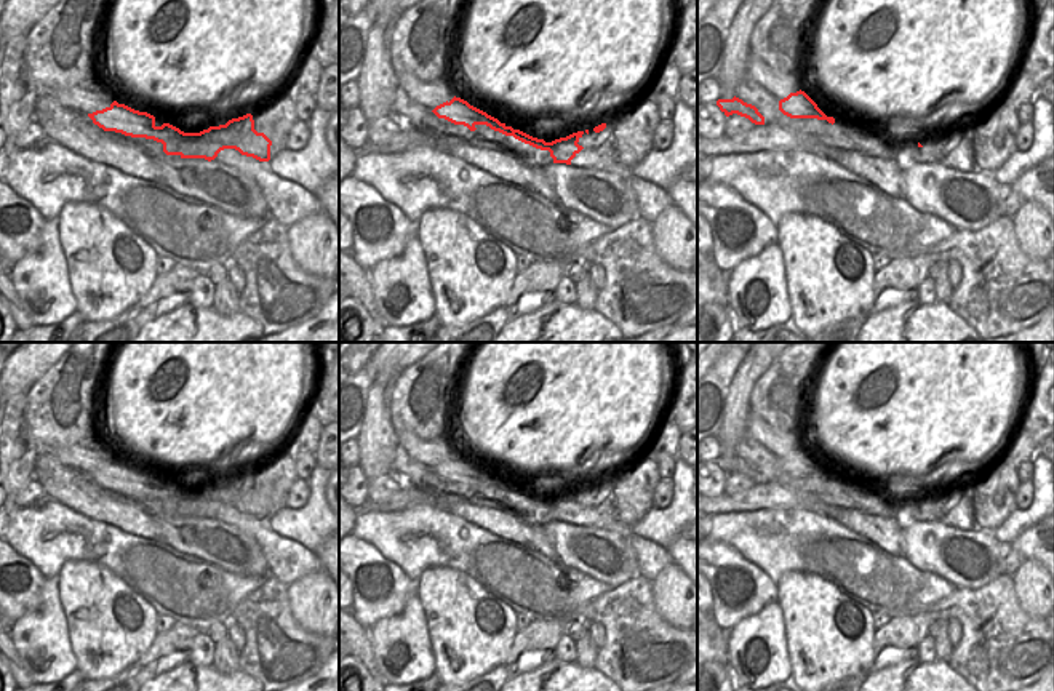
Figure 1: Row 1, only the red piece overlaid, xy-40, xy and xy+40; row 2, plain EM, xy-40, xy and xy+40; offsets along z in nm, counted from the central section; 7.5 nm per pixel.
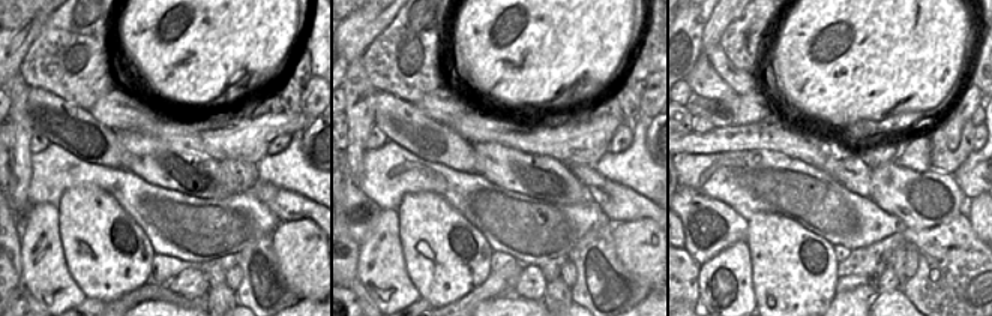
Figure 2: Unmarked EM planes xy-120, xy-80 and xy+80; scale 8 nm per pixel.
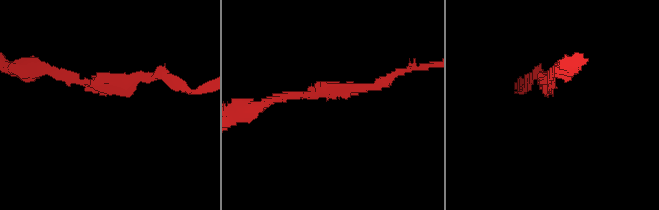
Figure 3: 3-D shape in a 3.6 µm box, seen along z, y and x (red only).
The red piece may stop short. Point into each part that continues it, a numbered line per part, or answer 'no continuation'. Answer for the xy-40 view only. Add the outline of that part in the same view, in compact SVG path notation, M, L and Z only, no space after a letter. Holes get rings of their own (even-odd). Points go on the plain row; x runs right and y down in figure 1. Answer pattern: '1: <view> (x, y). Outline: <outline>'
no continuation.

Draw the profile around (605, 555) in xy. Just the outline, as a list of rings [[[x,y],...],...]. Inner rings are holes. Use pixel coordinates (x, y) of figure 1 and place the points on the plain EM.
[[[550,521],[533,528],[533,550],[611,587],[638,577],[627,539],[609,529]]]

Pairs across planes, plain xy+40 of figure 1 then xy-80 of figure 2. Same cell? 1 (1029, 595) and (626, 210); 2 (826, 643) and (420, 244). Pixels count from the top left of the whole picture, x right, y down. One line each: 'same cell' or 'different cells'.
1: different cells
2: same cell

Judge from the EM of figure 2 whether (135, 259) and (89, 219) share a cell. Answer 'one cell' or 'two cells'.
one cell

